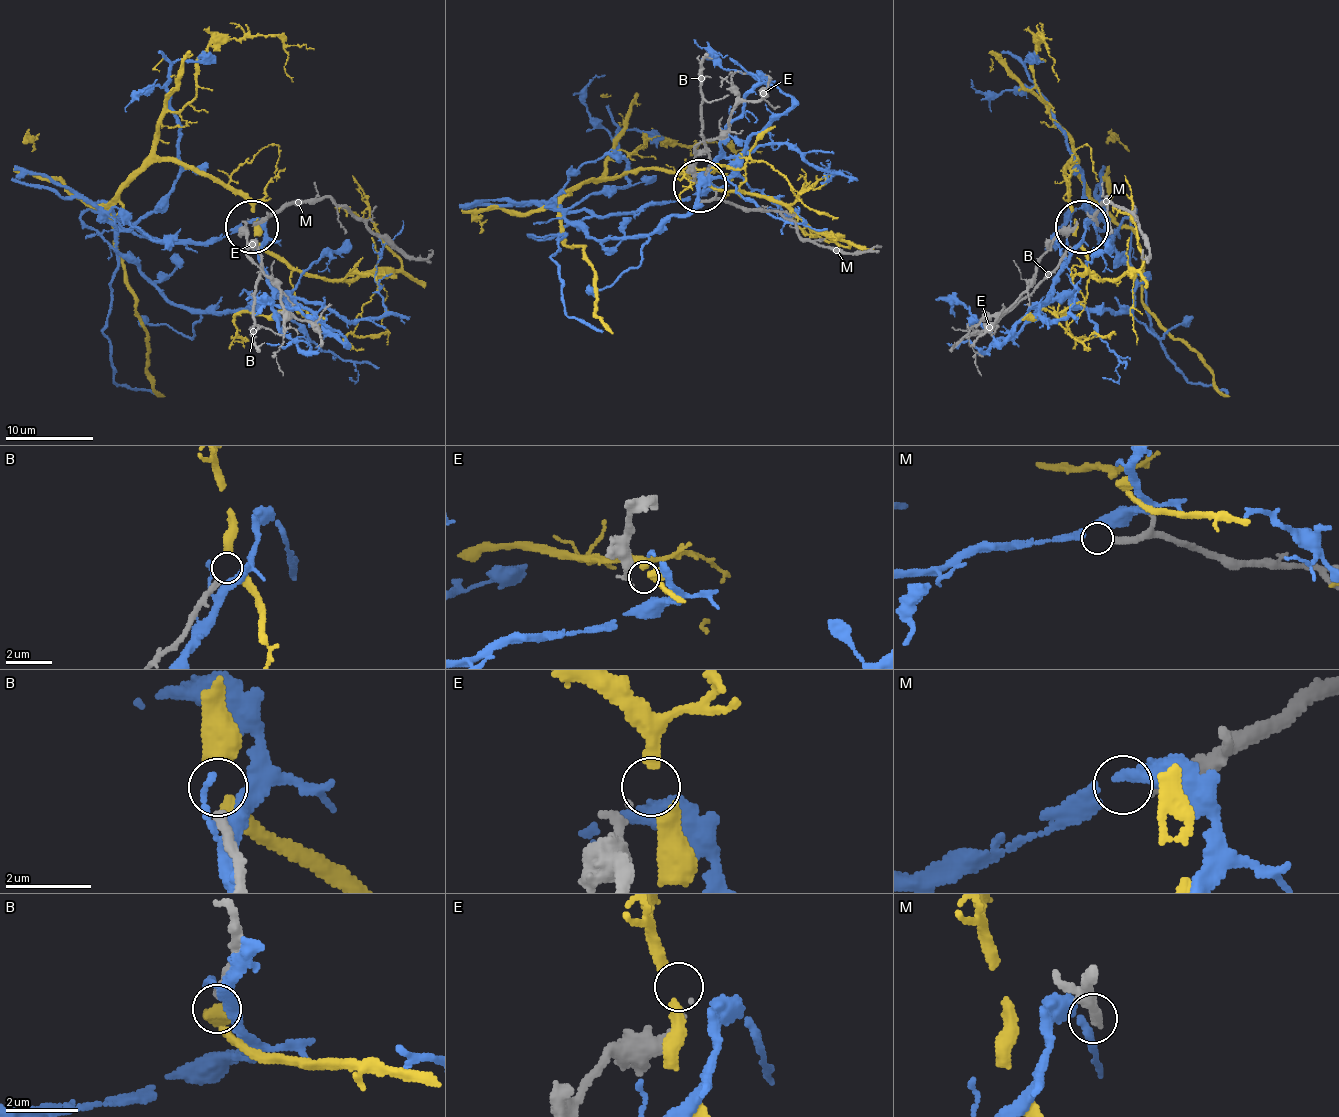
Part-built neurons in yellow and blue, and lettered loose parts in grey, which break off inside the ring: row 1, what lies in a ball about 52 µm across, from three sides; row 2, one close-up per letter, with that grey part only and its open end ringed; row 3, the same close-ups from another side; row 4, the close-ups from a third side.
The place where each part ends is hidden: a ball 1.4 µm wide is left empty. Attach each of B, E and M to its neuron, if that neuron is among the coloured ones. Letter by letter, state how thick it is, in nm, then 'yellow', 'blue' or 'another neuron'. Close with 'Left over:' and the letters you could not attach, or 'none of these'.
B: 240 nm thick; yellow
E: 180 nm thick; another neuron
M: 280 nm thick; another neuron
Left over: E, M

